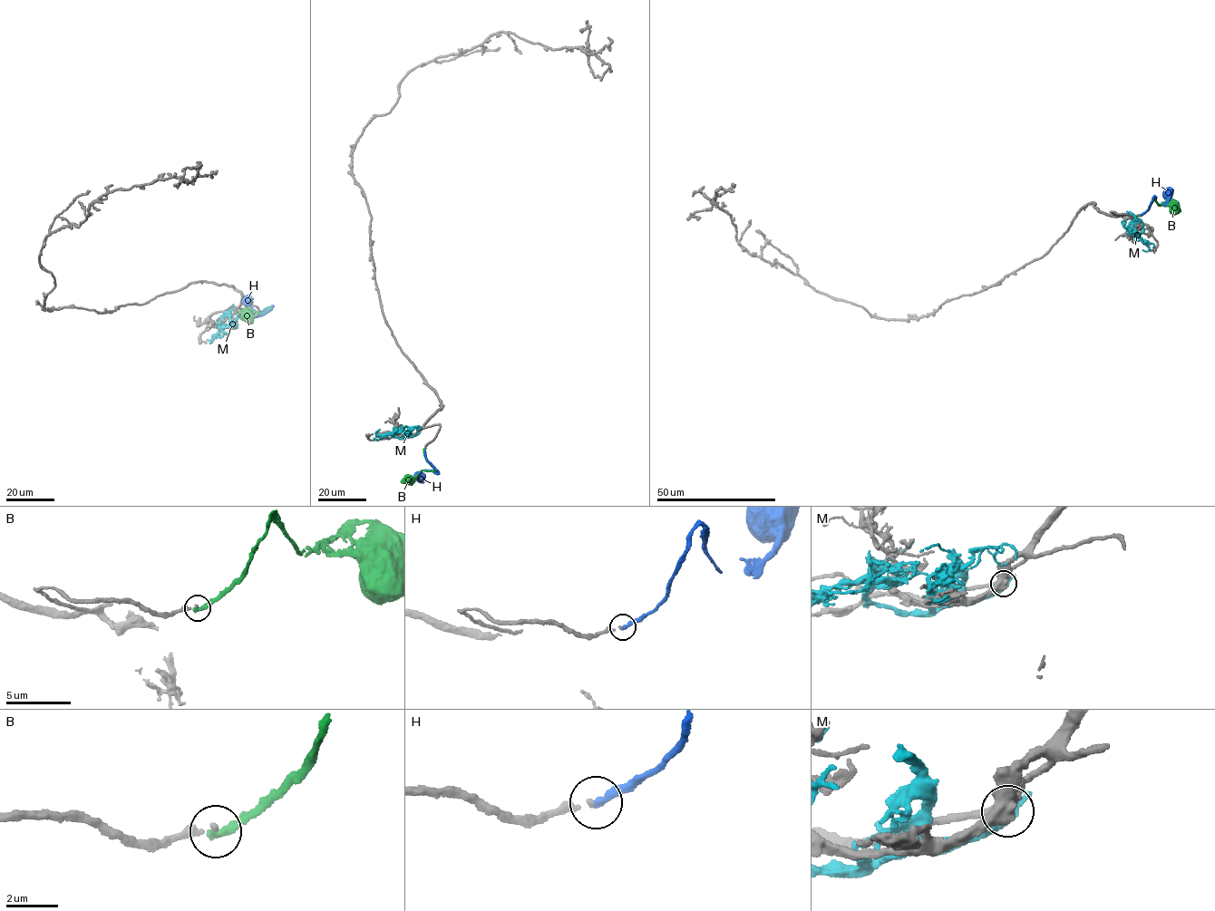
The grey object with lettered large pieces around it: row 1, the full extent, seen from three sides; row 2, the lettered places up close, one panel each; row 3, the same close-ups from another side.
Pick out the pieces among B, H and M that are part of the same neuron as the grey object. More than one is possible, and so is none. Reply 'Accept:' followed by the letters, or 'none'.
Accept: H

